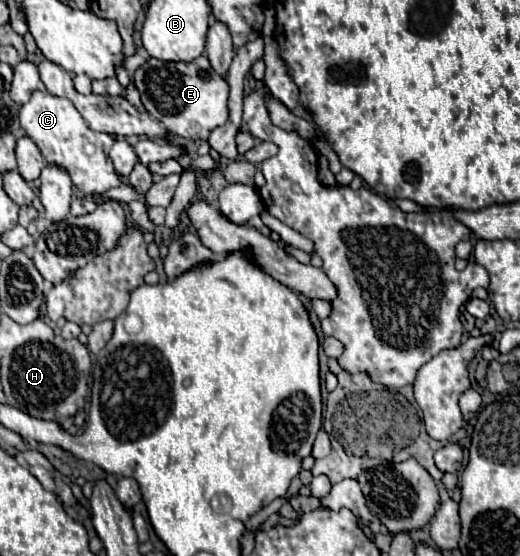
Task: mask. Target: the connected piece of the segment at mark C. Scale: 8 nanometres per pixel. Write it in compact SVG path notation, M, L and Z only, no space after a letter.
M34 91L30 101L20 107L20 125L26 135L38 145L44 161L48 165L64 169L70 175L72 183L78 187L78 191L94 195L122 185L108 157L114 139L108 133L92 131L70 99L54 97L46 91Z

